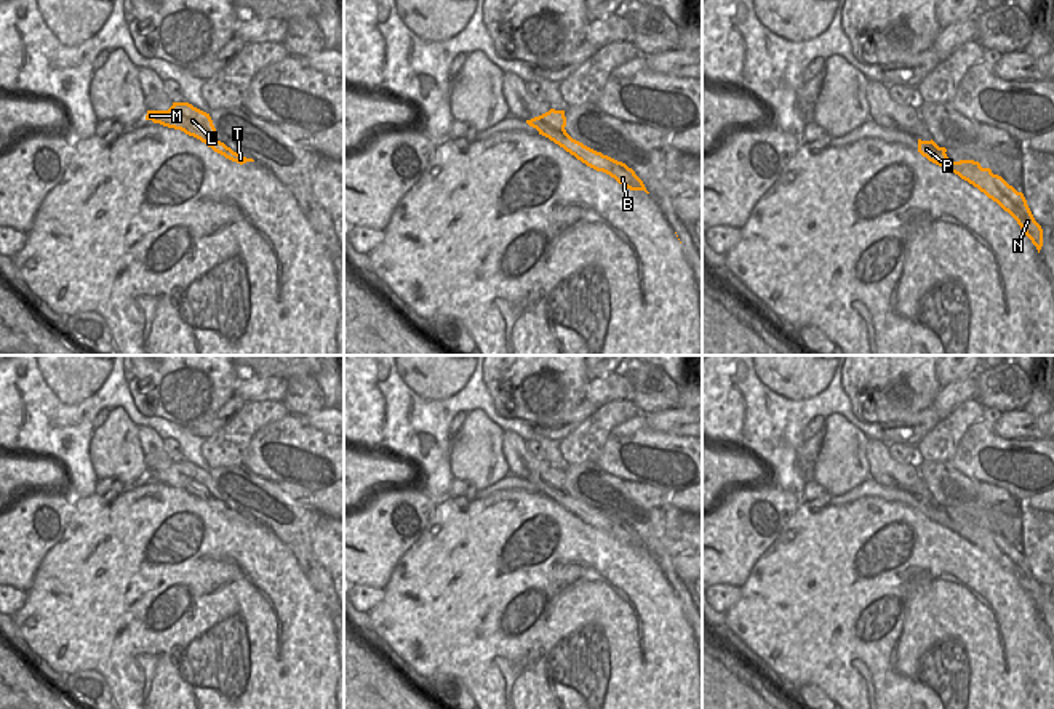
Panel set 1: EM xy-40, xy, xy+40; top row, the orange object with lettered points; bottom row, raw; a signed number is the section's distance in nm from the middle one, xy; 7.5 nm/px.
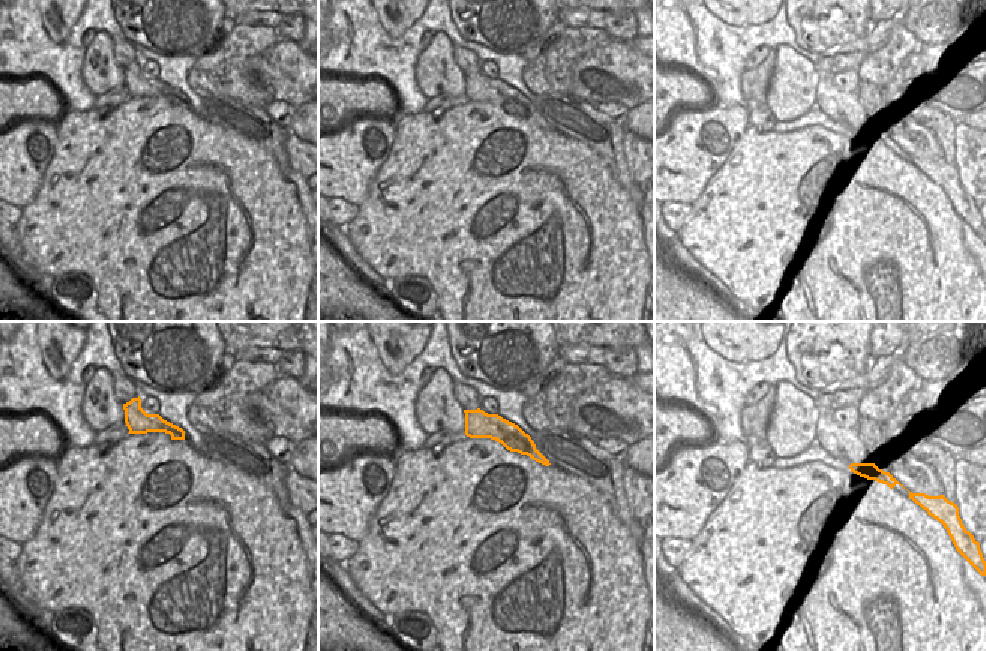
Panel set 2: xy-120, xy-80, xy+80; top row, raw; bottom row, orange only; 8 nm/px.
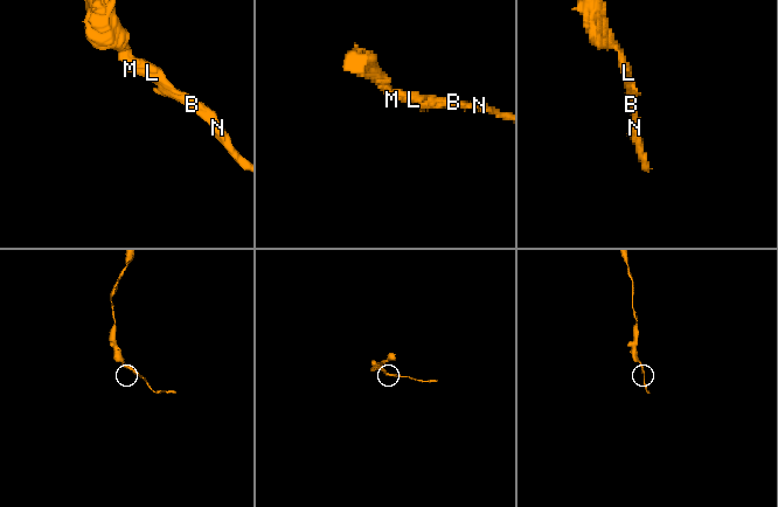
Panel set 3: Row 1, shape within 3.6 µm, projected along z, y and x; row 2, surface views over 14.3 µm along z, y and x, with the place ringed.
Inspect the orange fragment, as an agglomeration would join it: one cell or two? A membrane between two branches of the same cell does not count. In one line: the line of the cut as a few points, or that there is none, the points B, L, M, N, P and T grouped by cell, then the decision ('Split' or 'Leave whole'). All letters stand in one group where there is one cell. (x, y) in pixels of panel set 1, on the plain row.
No split. Groups: B L M N P T. Leave whole.

